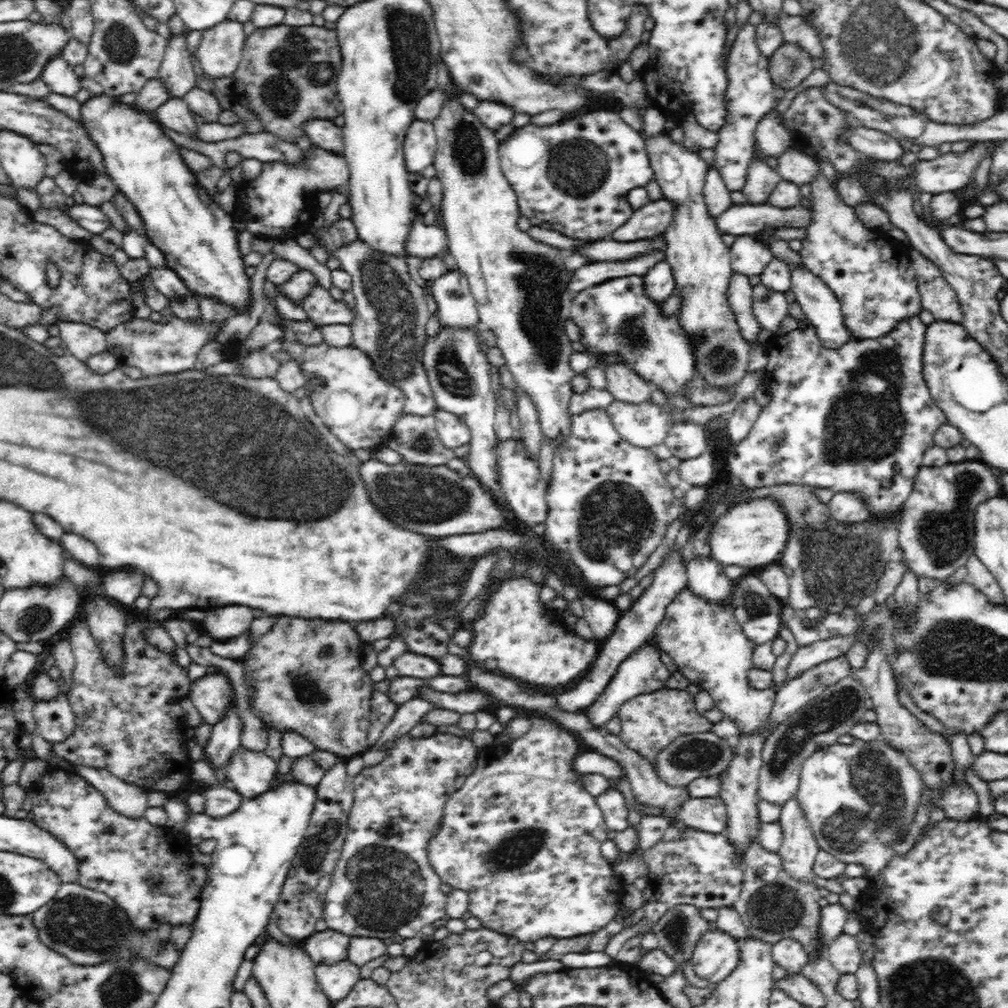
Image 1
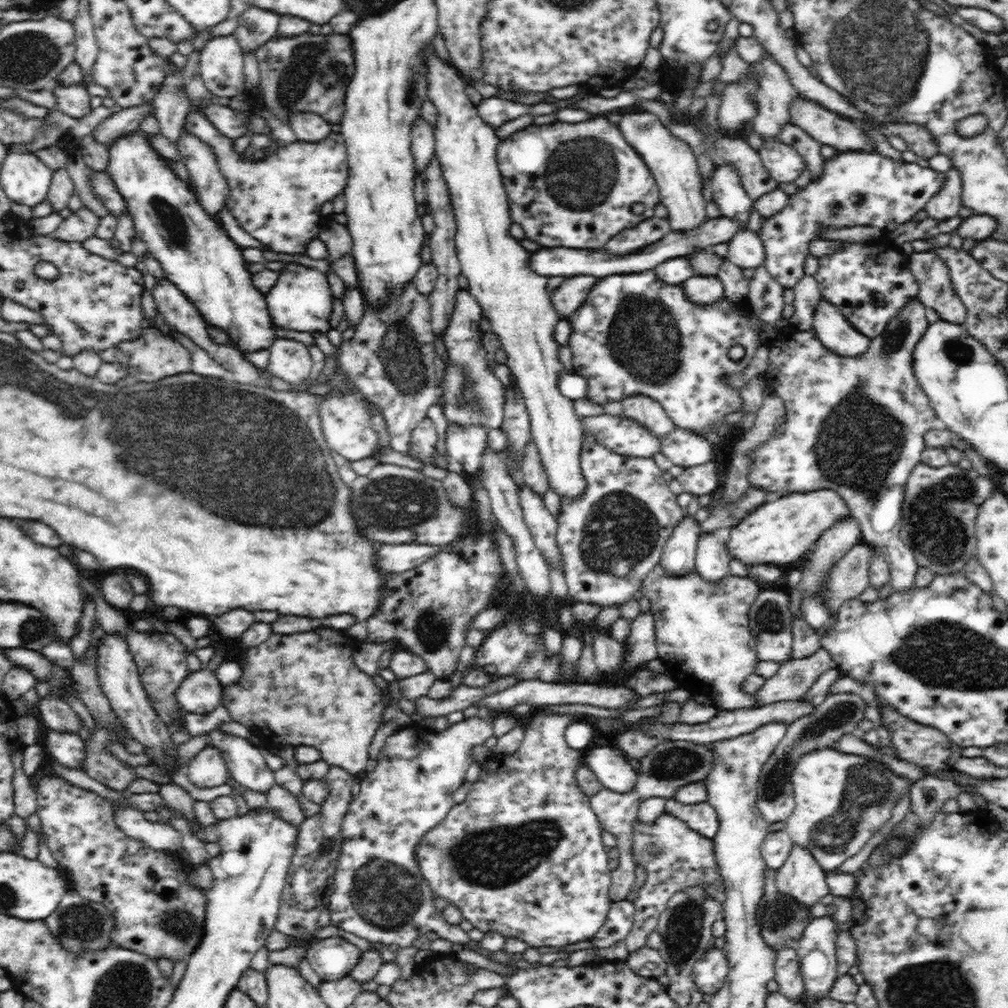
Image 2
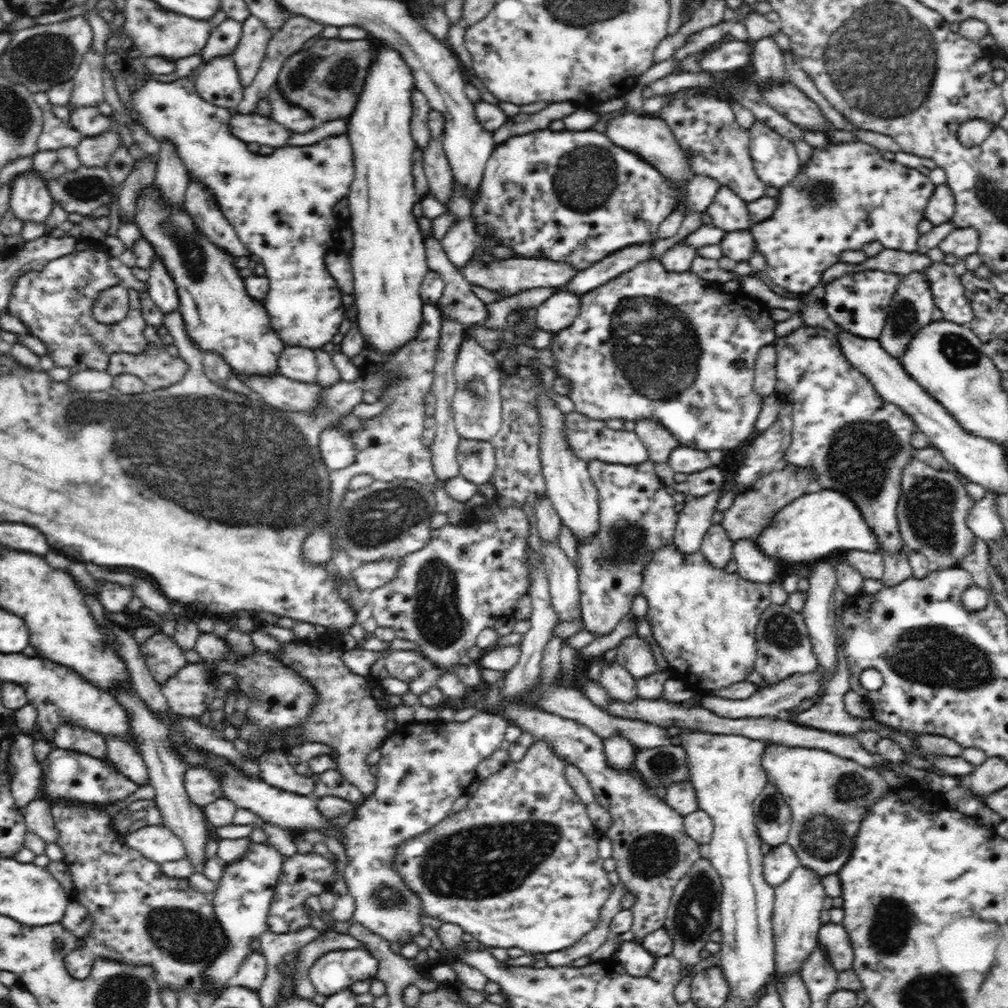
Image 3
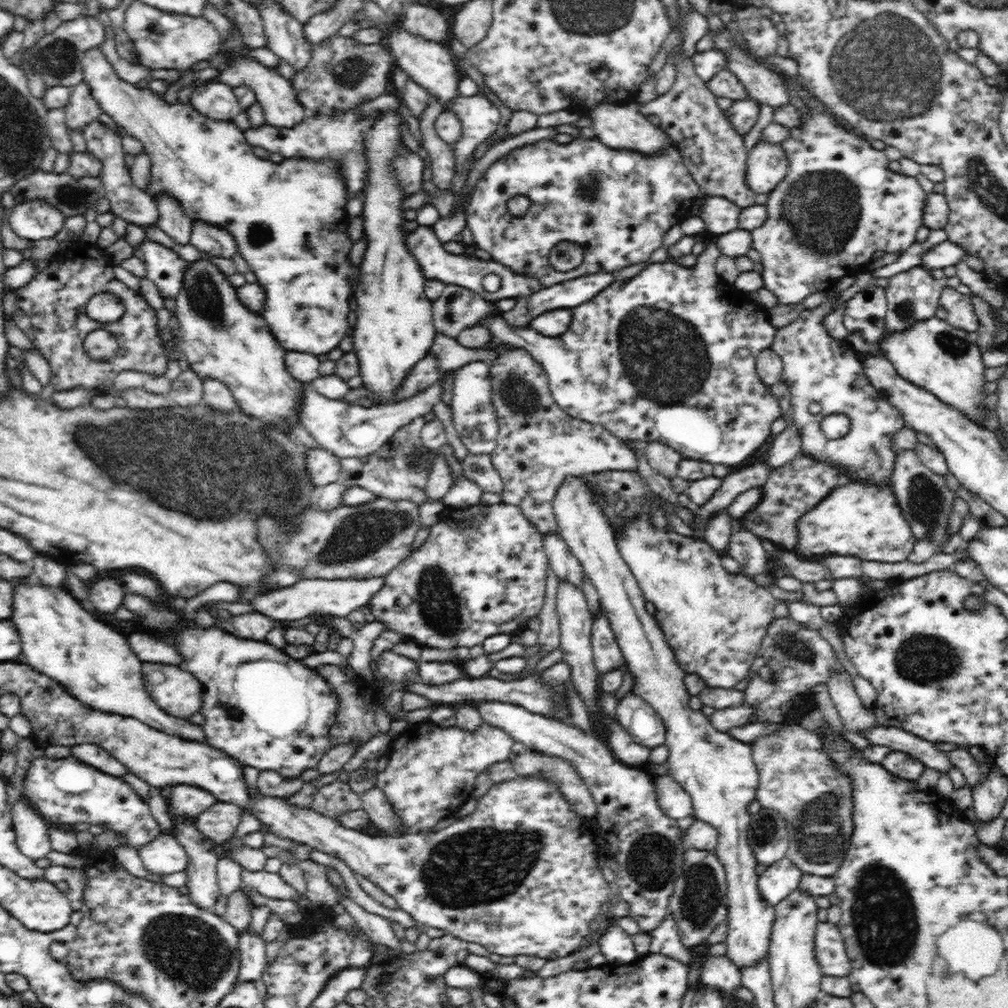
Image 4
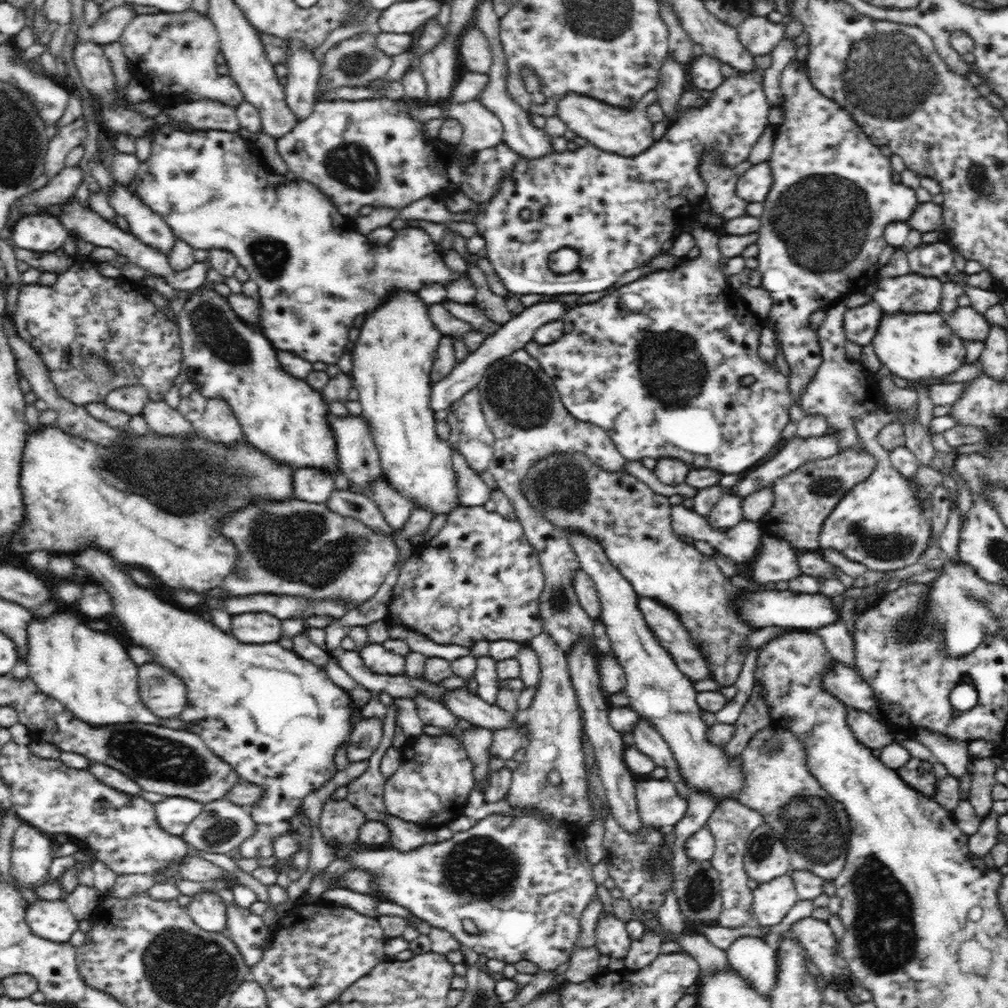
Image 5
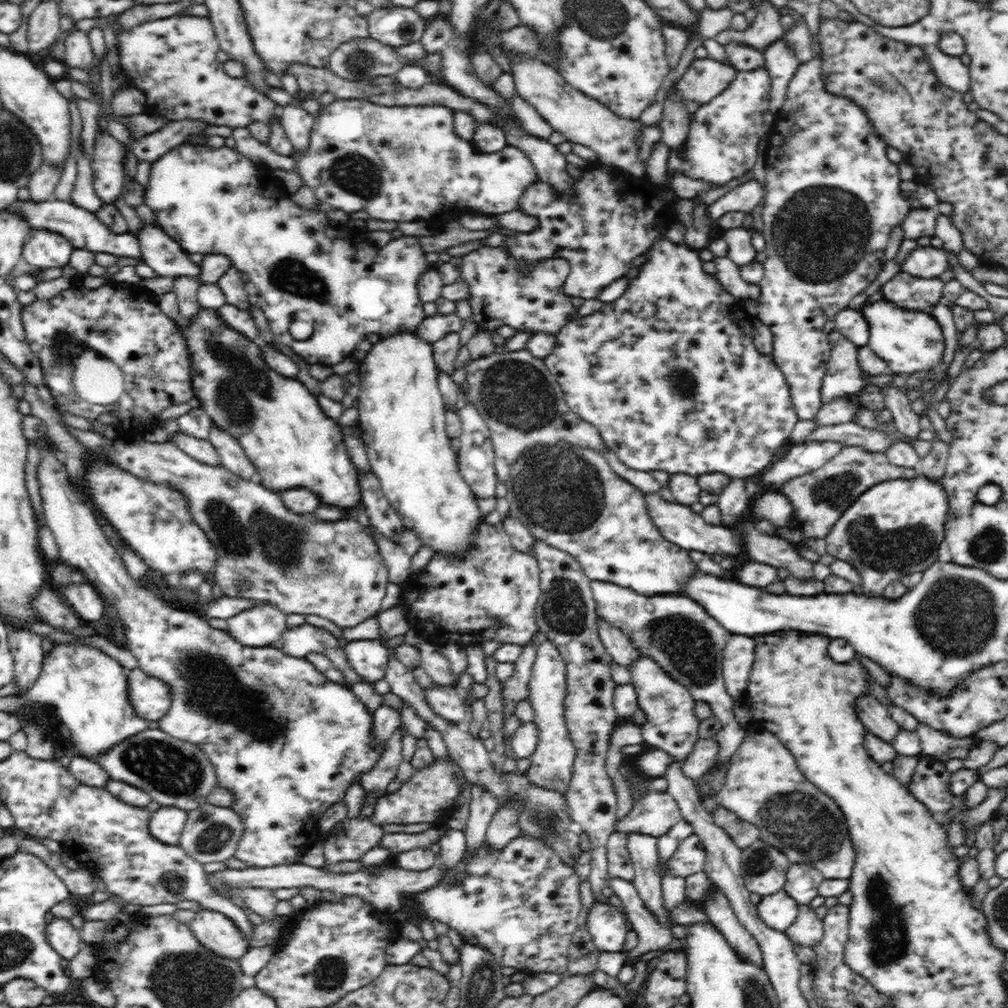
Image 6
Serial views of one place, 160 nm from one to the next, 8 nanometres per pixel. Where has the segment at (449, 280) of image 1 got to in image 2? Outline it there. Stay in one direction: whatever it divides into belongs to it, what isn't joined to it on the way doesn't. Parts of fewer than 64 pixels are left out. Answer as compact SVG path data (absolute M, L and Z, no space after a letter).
M458 290L456 306L454 306L452 318L450 318L448 328L442 334L442 338L448 357L454 364L461 366L463 376L465 376L465 380L468 380L467 384L471 384L475 396L479 399L475 405L466 405L464 401L450 401L441 407L449 424L457 424L458 426L472 426L473 424L488 430L501 428L504 418L505 388L488 367L490 351L485 349L481 343L480 320L482 320L482 308L479 307L478 301L470 296L469 291Z

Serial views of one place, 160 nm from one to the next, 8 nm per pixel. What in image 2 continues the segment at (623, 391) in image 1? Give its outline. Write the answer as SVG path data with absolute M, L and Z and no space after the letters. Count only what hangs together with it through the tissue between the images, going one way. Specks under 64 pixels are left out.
M630 394L620 402L626 417L633 417L634 420L640 421L660 440L668 437L676 427L662 405L645 394Z

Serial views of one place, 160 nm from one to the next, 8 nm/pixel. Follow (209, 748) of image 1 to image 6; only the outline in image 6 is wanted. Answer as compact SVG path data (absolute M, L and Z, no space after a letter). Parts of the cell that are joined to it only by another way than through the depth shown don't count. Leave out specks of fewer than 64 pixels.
M162 806L152 812L149 820L149 831L152 838L170 846L178 845L188 816L187 812L188 810L180 810L173 806L170 808Z

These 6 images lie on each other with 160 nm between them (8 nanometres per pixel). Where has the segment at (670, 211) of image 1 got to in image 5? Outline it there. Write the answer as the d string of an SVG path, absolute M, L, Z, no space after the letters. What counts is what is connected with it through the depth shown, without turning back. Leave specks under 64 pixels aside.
M552 294L553 299L549 301L540 301L528 308L524 308L522 312L513 315L506 324L498 326L495 333L486 337L486 340L482 342L480 348L469 353L462 362L457 362L454 370L451 370L446 378L436 382L432 386L432 392L430 392L430 409L436 412L437 410L448 409L452 402L460 400L460 397L464 396L466 392L470 392L470 388L474 388L482 380L485 368L488 368L496 360L508 356L517 350L524 349L524 346L533 340L534 333L537 328L548 322L554 320L563 320L564 318L564 306L578 306L578 300L584 294Z

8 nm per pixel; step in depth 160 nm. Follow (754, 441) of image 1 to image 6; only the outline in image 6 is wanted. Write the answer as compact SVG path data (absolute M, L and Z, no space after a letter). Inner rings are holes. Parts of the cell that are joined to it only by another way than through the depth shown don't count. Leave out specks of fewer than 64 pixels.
M900 270L896 276L880 286L878 293L900 308L923 311L942 302L944 286L945 282L940 277L917 277ZM837 329L828 334L831 346L826 374L822 380L820 397L822 404L834 399L856 395L866 387L857 363L858 347Z

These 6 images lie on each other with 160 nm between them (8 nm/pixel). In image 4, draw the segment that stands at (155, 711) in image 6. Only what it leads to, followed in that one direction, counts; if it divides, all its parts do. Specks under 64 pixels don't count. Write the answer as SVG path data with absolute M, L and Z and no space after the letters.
M142 663L150 698L170 716L188 720L201 709L203 686L188 669L178 665Z

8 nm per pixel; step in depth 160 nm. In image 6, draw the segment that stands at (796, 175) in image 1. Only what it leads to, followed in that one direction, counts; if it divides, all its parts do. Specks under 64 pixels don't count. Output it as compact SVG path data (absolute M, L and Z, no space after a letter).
M756 178L748 180L748 182L740 183L735 188L726 192L710 206L706 206L706 213L716 222L720 216L724 216L726 212L744 212L750 213L754 210L764 198L764 191L760 180Z

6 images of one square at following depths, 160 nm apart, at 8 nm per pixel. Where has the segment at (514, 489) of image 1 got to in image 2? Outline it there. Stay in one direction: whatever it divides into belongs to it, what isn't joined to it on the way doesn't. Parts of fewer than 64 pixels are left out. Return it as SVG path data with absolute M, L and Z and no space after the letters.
M528 485L519 489L518 495L524 522L528 525L536 546L547 562L563 571L558 546L555 546L557 520L546 509L543 498L538 497Z

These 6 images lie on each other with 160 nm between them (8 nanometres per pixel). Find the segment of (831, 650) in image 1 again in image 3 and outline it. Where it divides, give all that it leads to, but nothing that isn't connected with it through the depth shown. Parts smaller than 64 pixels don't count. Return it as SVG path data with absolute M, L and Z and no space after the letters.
M814 670L814 672L806 672L806 674L792 674L792 676L788 676L788 678L780 680L780 682L776 682L776 684L758 688L752 696L745 699L732 700L713 695L706 696L706 694L703 694L699 700L699 706L710 710L710 712L713 712L713 714L721 718L733 720L756 719L759 717L779 718L784 712L802 704L804 700L816 696L820 690L821 680L816 670Z

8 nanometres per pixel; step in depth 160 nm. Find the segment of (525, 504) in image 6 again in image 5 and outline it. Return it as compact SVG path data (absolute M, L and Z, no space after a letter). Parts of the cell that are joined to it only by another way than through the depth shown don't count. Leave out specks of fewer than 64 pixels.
M578 452L550 456L549 459L534 464L529 475L522 480L521 491L526 500L530 501L530 505L541 510L546 521L550 521L552 525L563 531L577 529L577 532L597 537L610 562L622 573L622 577L634 586L638 596L654 598L678 615L682 626L686 627L686 632L690 635L691 642L698 647L702 658L706 659L710 674L720 688L734 685L749 651L745 648L745 640L758 630L753 628L752 624L745 623L743 610L740 609L740 600L748 598L748 593L733 586L730 578L725 578L715 563L715 555L707 557L674 534L671 520L673 506L670 505L668 496L654 493L644 482L627 472L603 470Z

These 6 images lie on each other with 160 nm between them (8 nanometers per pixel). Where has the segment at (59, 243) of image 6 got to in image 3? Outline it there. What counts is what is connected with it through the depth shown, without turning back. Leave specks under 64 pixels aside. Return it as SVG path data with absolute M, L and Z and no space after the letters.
M33 169L16 174L10 182L10 209L22 222L46 223L52 212L53 198L48 180Z

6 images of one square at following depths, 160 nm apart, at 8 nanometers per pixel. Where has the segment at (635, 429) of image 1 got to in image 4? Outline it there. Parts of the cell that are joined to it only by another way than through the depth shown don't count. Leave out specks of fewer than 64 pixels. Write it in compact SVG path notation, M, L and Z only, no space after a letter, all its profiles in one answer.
M517 347L508 349L489 363L489 369L492 377L492 404L499 424L497 448L491 455L491 460L503 483L501 503L520 508L540 534L554 534L559 530L552 502L564 478L571 475L591 476L594 472L637 470L638 460L632 447L620 441L601 424L578 420L556 404L549 390L547 374L529 352Z

